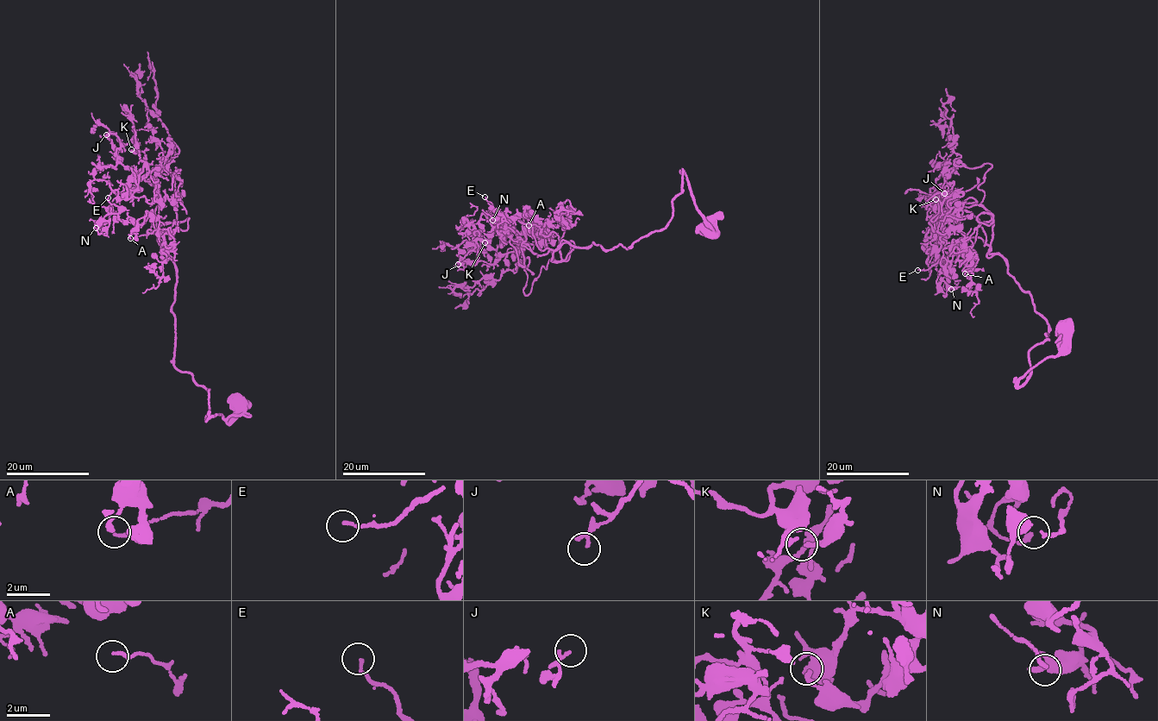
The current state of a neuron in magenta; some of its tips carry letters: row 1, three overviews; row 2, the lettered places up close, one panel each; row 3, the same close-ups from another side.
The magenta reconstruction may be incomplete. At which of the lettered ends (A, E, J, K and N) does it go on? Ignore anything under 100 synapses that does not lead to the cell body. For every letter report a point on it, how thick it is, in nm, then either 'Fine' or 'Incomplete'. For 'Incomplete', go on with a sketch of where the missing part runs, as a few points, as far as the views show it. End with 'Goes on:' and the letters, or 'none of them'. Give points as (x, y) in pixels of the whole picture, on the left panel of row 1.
A: Place: (130, 238). Thickness 120 nm. Fine
E: Place: (108, 197). Thickness 120 nm. Fine
J: Place: (106, 134). Thickness 110 nm. Fine
K: Place: (131, 149). Thickness 180 nm. Fine
N: Place: (96, 228). Thickness 190 nm. Fine
Goes on: none of them

